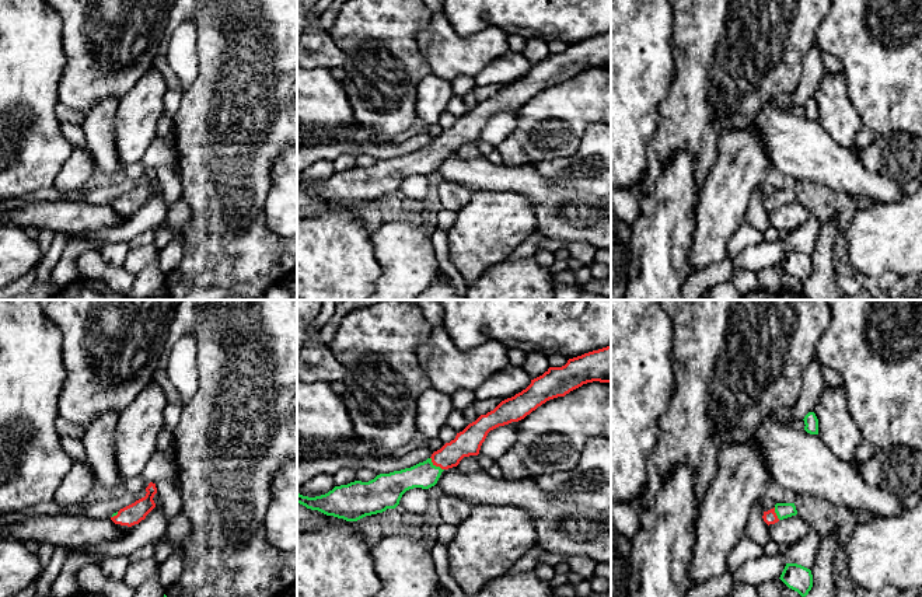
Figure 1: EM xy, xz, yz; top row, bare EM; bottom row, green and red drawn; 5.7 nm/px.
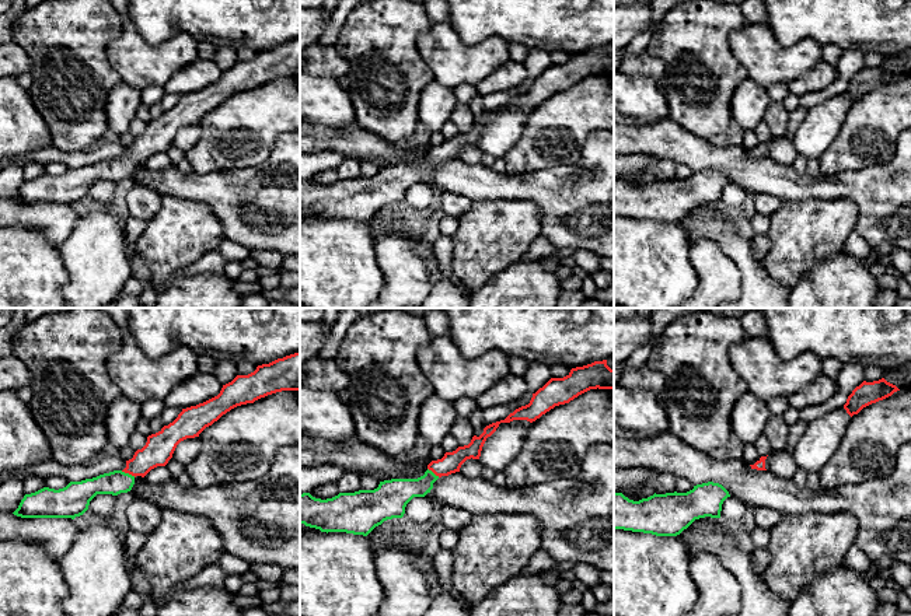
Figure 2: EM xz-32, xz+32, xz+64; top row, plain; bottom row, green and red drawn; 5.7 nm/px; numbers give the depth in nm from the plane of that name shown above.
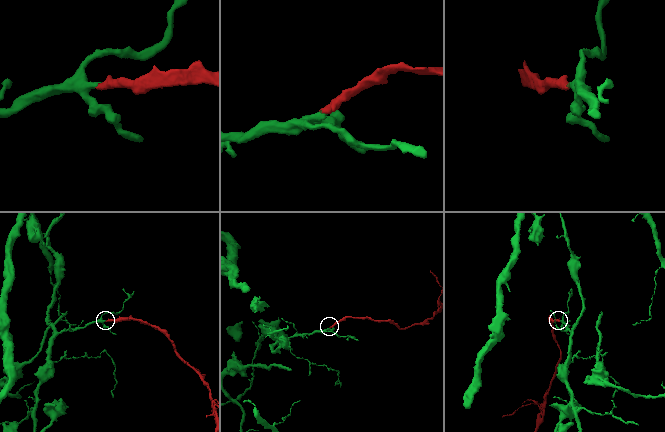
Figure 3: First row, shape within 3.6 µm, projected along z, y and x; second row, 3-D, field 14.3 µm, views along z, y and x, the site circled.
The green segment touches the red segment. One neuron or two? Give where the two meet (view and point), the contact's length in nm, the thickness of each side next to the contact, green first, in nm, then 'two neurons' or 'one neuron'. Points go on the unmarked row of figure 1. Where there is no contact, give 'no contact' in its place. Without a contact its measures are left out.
xz (435, 152) | 110 nm | 150/150 nm | one neuron

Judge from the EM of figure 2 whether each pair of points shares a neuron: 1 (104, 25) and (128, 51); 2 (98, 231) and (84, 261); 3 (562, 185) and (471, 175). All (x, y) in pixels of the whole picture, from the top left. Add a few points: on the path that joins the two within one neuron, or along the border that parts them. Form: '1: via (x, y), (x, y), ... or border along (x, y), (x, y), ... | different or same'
1: border along (117, 35), (107, 48), (107, 60), (115, 72) | different
2: via (98, 238), (91, 254) | same
3: via (540, 185), (494, 185) | same

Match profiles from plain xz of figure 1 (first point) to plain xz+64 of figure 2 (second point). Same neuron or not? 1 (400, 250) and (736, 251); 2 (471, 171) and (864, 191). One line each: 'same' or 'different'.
1: different
2: same

